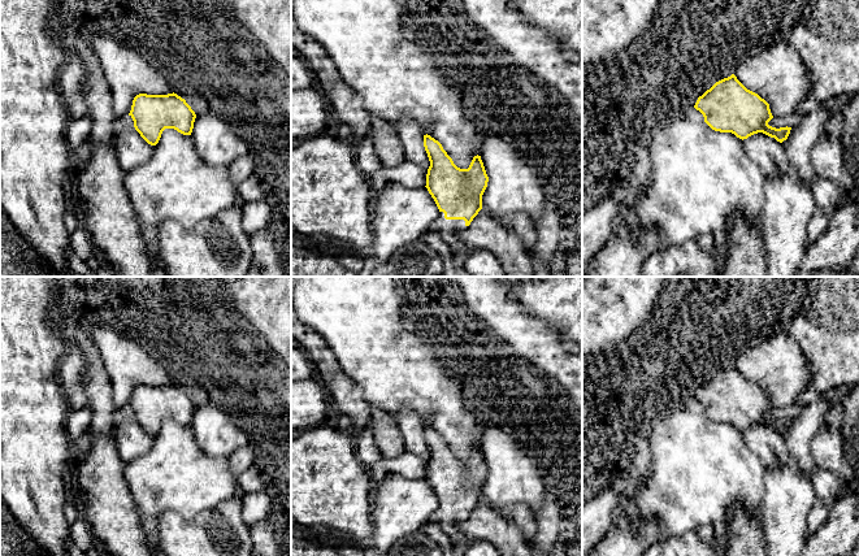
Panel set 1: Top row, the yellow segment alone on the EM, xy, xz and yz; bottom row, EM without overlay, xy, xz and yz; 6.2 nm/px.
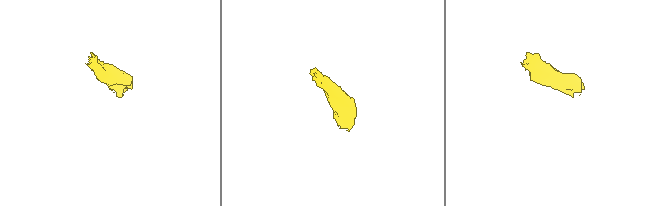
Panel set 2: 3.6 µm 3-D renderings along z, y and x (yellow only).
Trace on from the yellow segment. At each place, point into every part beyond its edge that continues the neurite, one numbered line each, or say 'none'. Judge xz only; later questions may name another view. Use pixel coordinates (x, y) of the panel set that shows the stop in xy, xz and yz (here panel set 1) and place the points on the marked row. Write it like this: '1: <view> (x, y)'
1: xz (447, 229)

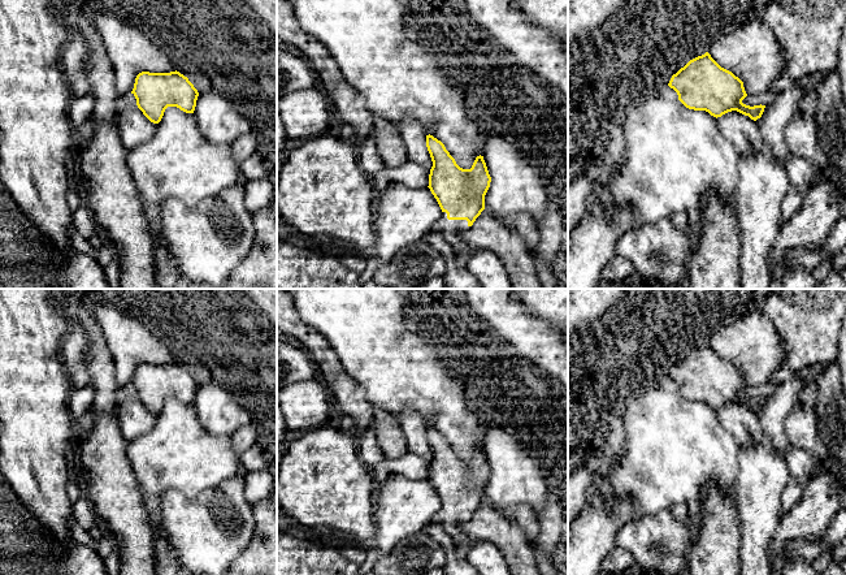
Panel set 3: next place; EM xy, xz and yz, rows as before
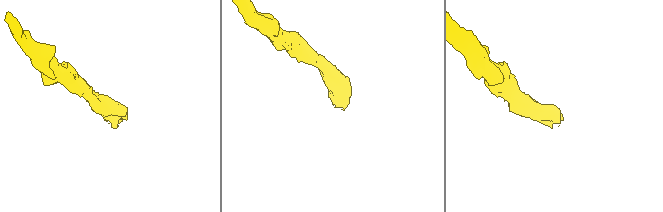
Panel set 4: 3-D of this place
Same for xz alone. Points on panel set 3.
1: xz (450, 229)

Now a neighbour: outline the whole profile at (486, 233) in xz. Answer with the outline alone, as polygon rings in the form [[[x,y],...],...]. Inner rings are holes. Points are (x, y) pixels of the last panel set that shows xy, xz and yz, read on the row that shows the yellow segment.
[[[483,209],[472,226],[460,232],[460,237],[474,250],[494,252],[503,263],[513,289],[543,289],[525,241],[487,211]]]

